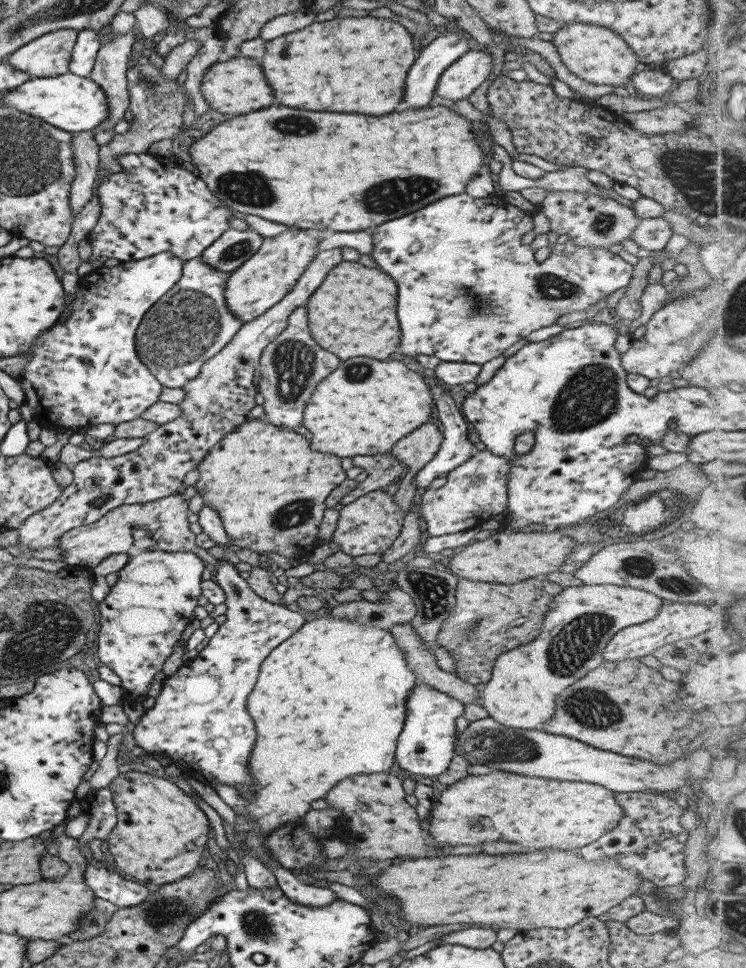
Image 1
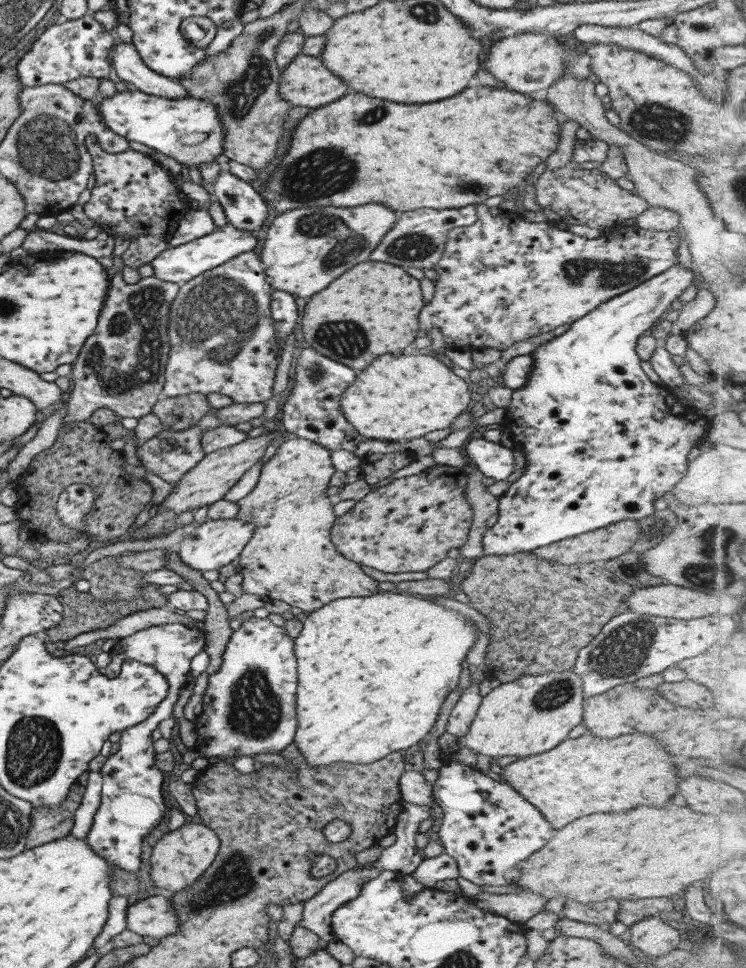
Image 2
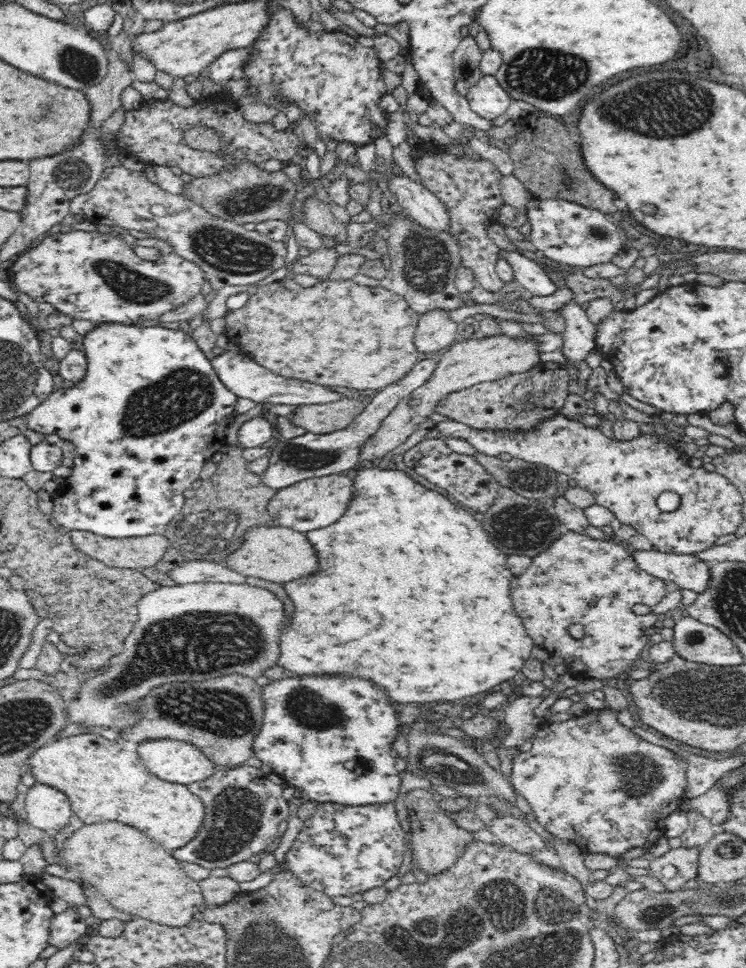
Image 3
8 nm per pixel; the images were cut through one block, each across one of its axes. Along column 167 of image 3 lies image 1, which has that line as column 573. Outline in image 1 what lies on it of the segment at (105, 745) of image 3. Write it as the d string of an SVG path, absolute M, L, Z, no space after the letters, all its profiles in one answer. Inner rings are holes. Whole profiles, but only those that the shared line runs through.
M492 771L484 775L469 775L467 778L462 778L459 782L448 786L440 794L440 800L432 808L432 819L430 819L429 831L434 838L434 843L444 844L446 848L458 846L460 844L478 844L484 840L508 840L508 842L518 842L524 844L532 850L540 850L540 848L578 848L578 846L586 846L586 844L598 840L600 836L604 836L606 832L616 828L618 822L625 816L625 811L617 802L616 793L604 786L591 784L590 782L568 782L548 780L546 778L533 778L532 776L521 776L520 774L513 774L512 772Z

